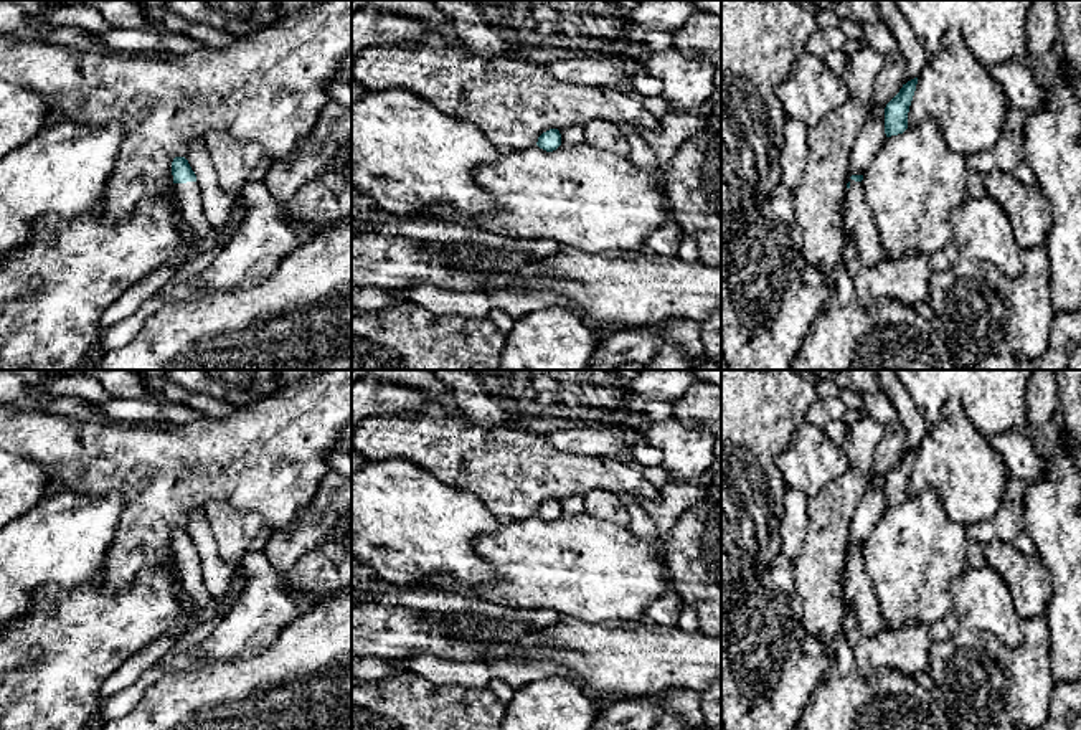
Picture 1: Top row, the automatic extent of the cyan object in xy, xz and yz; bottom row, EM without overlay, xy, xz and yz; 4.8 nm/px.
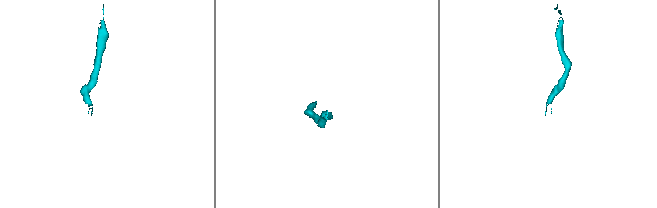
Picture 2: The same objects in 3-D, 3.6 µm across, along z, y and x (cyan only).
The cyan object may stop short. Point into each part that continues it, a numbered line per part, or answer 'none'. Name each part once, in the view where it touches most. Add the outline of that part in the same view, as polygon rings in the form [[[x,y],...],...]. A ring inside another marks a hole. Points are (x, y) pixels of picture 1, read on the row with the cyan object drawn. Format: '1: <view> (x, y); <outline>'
1: xy (188, 195); [[[196,182],[173,183],[178,198],[178,213],[191,233],[188,244],[206,238],[213,226],[206,220],[201,206],[201,193]]]

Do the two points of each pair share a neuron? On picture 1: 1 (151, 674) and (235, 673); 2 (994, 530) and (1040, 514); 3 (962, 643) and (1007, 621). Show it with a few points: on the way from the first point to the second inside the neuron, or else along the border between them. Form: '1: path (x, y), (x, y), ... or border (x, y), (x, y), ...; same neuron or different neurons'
1: border (169, 673), (137, 701); different neurons
2: border (1029, 484), (1022, 530); different neurons
3: border (961, 626), (991, 631), (1010, 648), (1022, 641); different neurons

